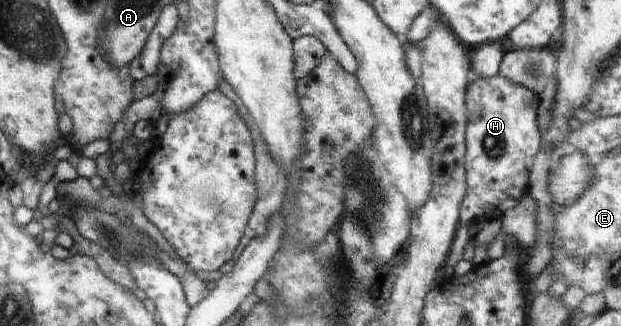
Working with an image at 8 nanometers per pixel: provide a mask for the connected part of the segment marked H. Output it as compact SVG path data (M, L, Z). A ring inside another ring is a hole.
M501 75L492 77L471 77L466 92L468 119L466 124L466 193L460 204L460 225L471 225L471 220L481 216L501 217L504 212L515 208L519 198L527 193L530 186L530 172L535 155L543 148L539 127L537 127L537 110L539 96L533 91L504 79Z

